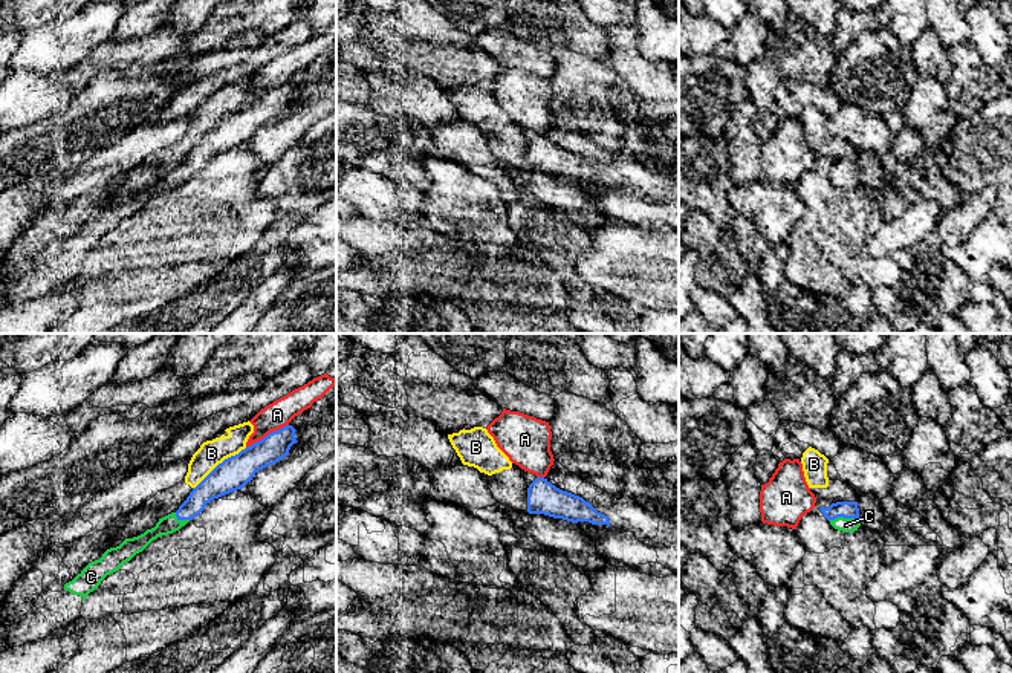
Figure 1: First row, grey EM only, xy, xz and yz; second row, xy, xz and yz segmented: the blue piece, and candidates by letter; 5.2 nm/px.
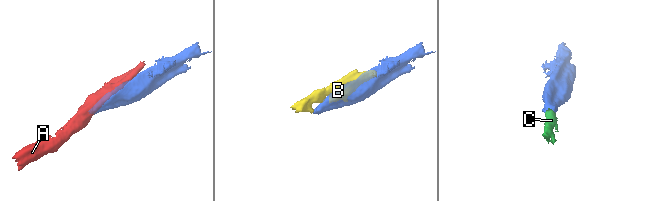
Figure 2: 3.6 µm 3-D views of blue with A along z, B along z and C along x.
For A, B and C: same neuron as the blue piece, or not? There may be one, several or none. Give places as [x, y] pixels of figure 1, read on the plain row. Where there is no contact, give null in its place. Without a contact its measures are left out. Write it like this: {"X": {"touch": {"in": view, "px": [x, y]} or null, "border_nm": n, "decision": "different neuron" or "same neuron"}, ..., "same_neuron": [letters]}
{"A": {"touch": {"in": "xy", "px": [268, 92]}, "border_nm": 260, "decision": "different neuron"}, "B": {"touch": {"in": "xy", "px": [219, 121]}, "border_nm": 360, "decision": "different neuron"}, "C": {"touch": {"in": "yz", "px": [843, 173]}, "border_nm": 160, "decision": "same neuron"}, "same_neuron": ["C"]}

